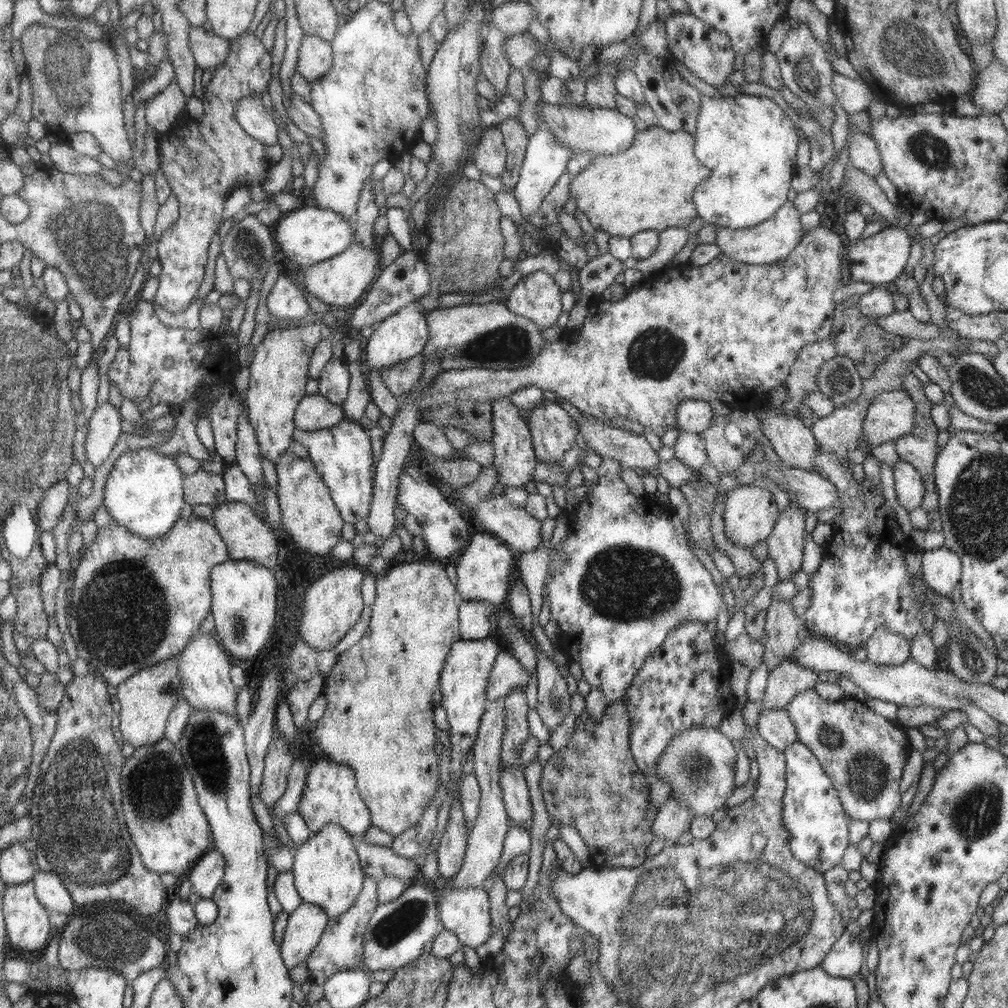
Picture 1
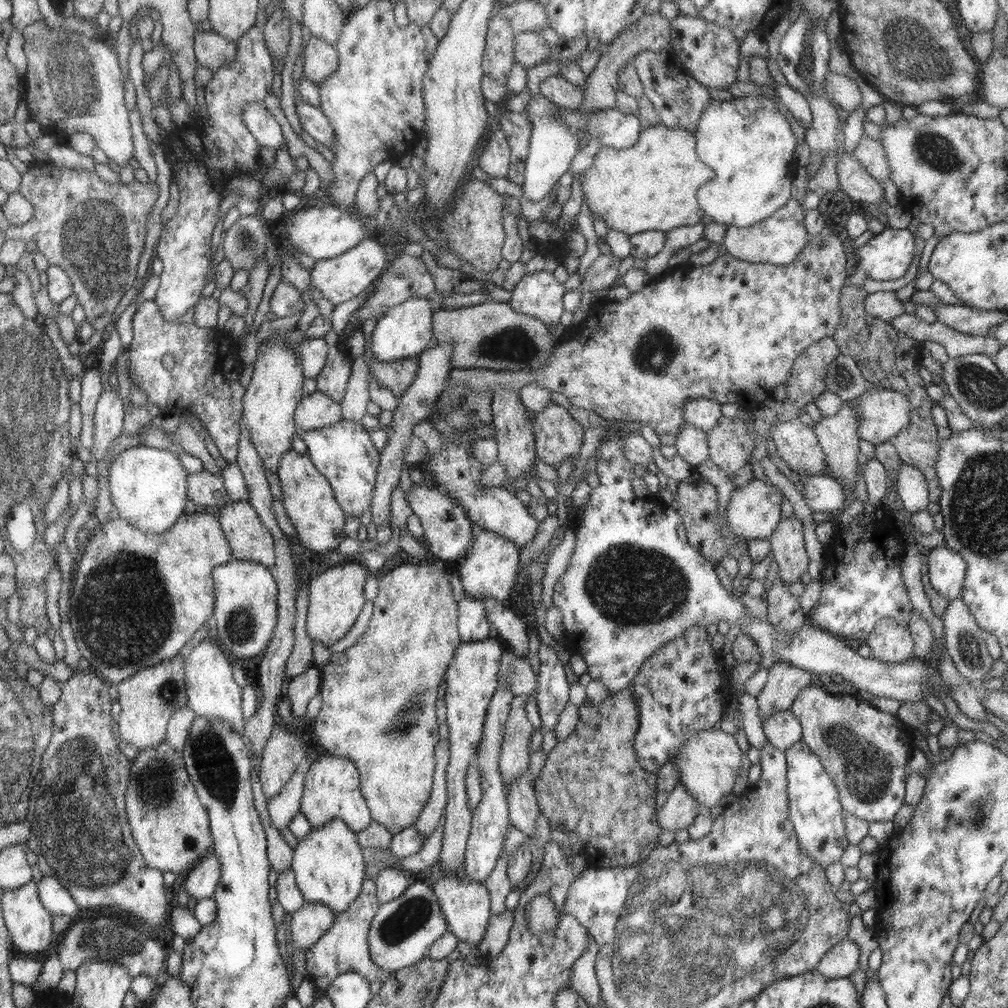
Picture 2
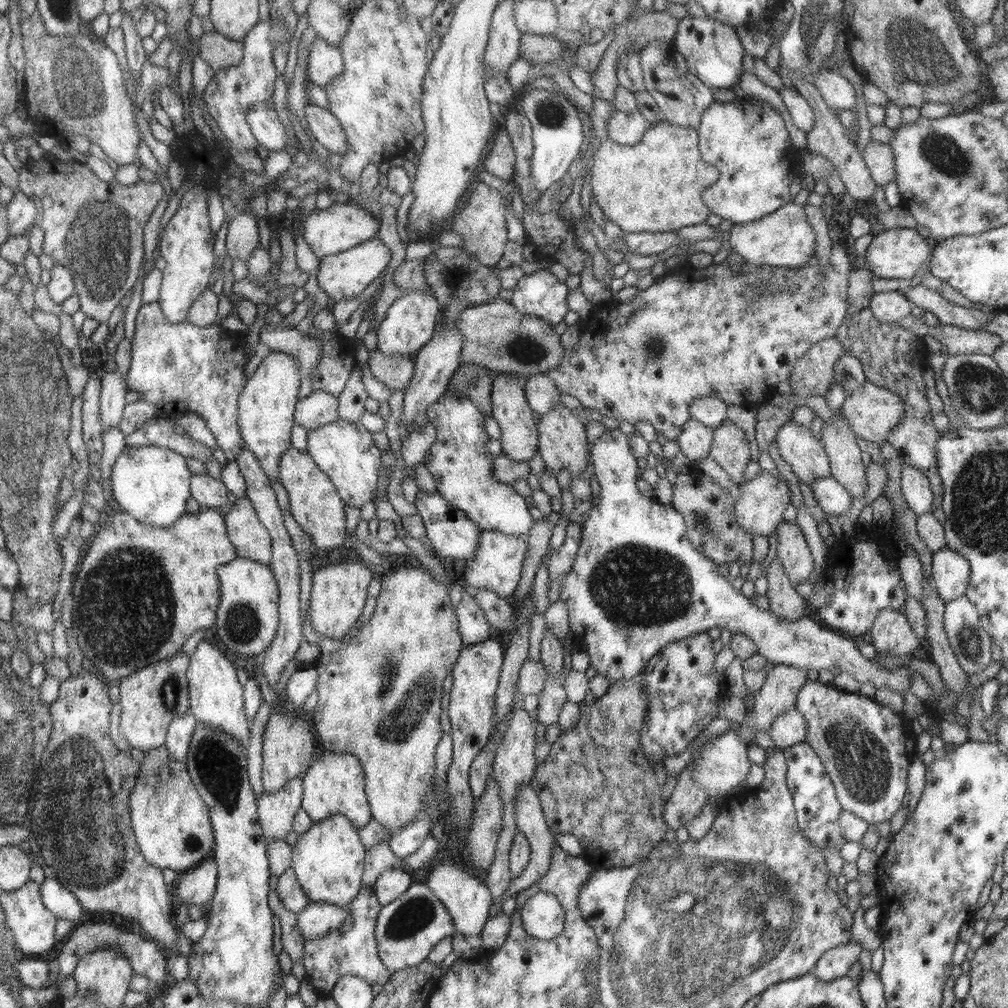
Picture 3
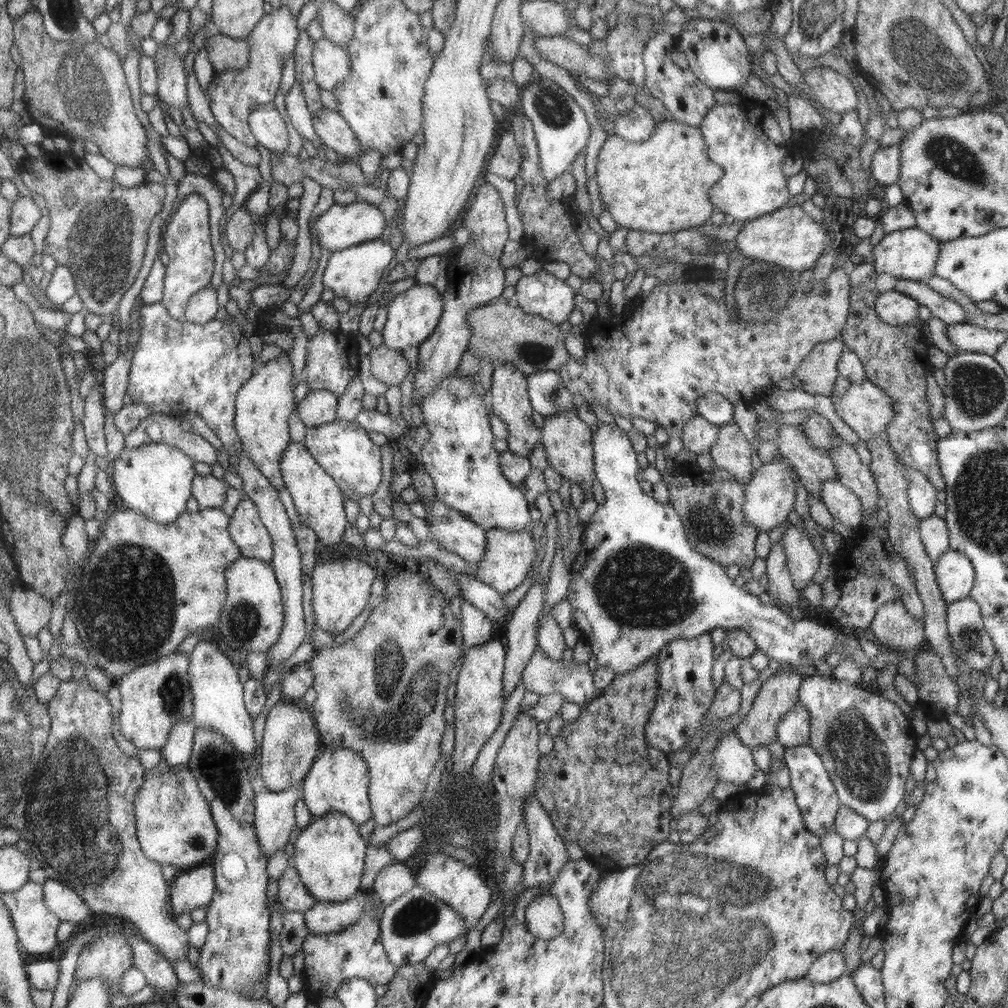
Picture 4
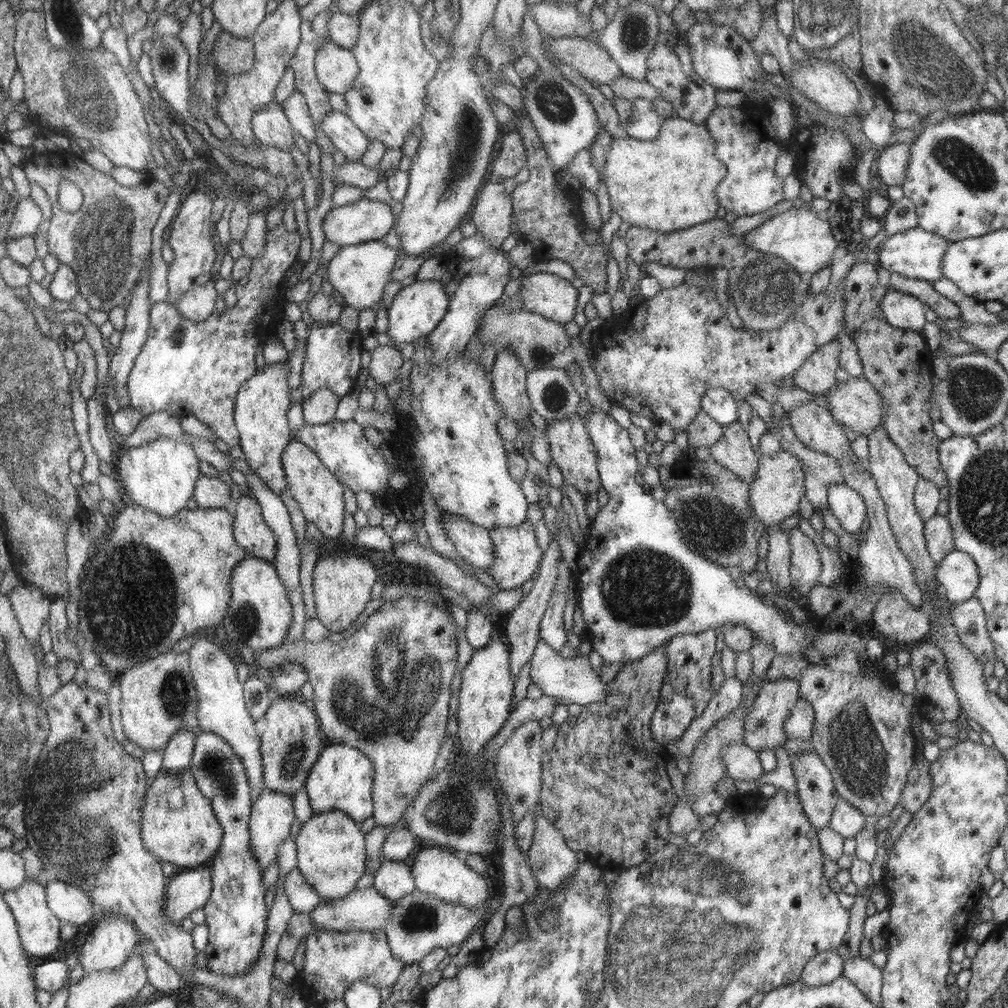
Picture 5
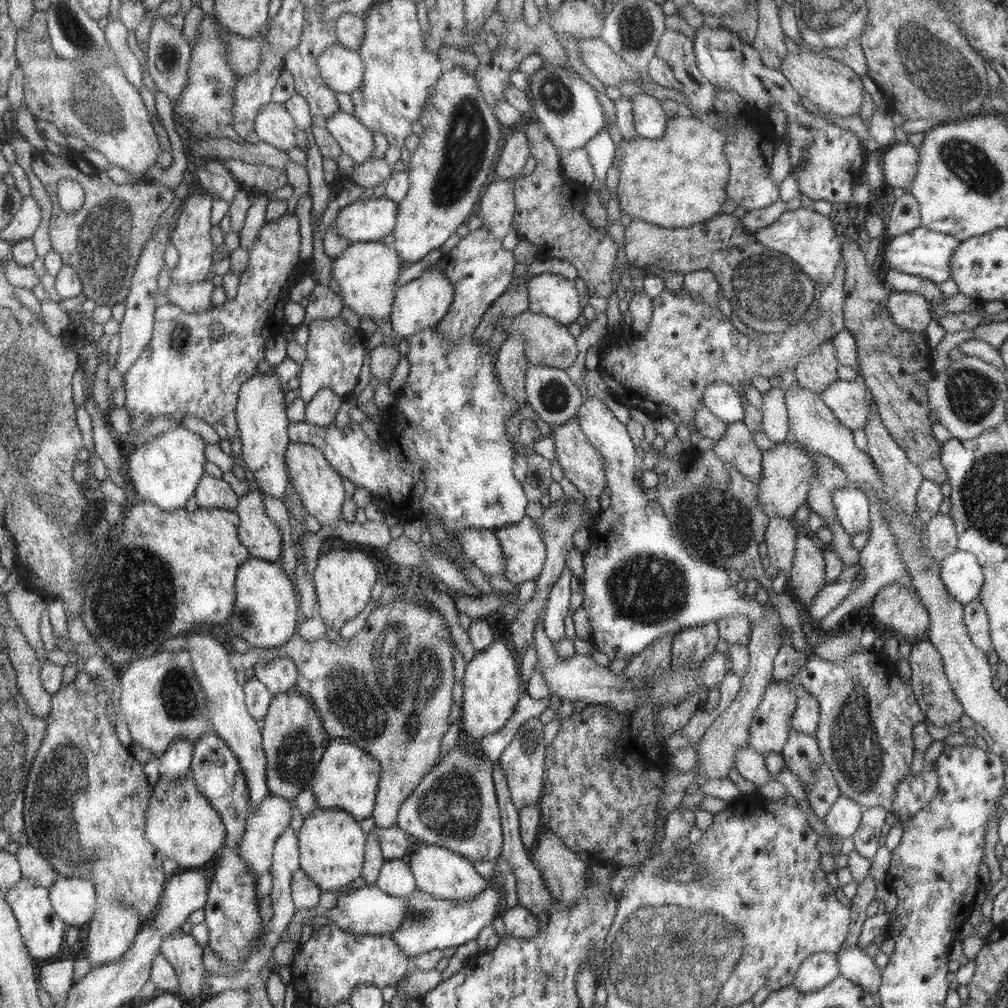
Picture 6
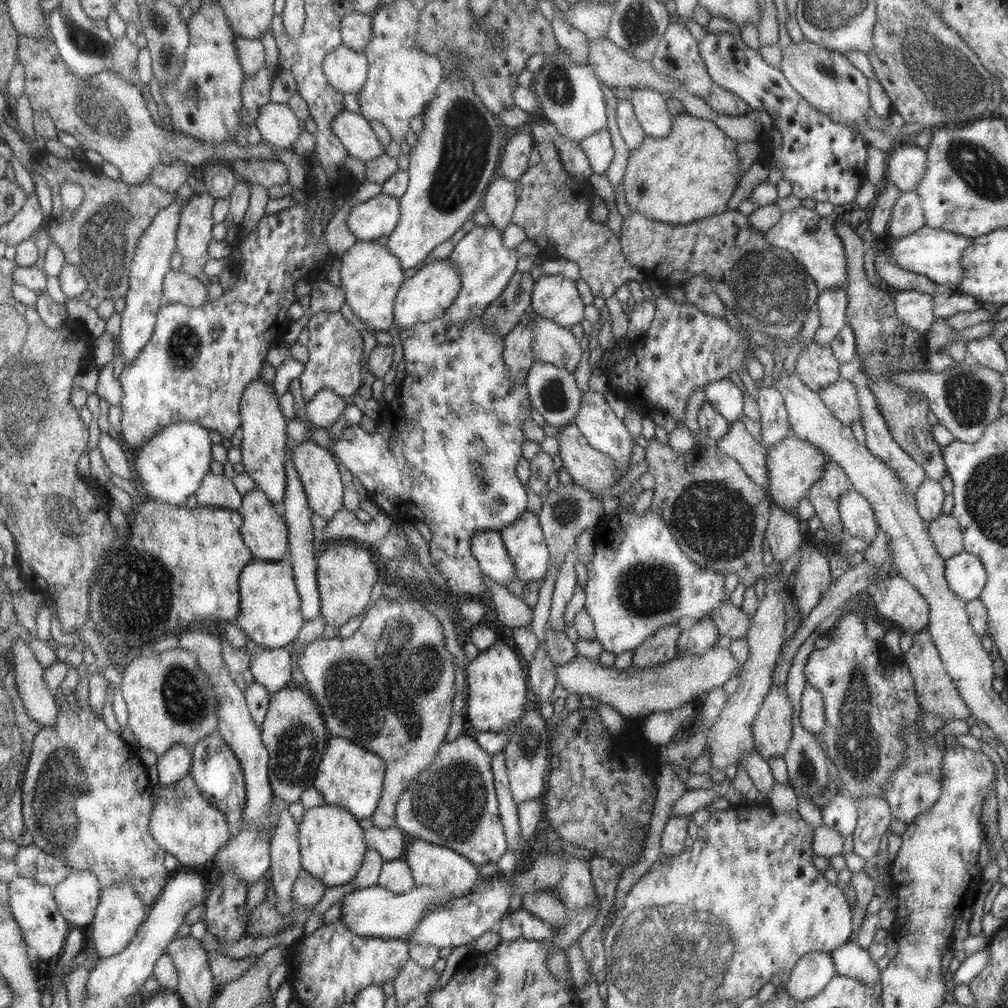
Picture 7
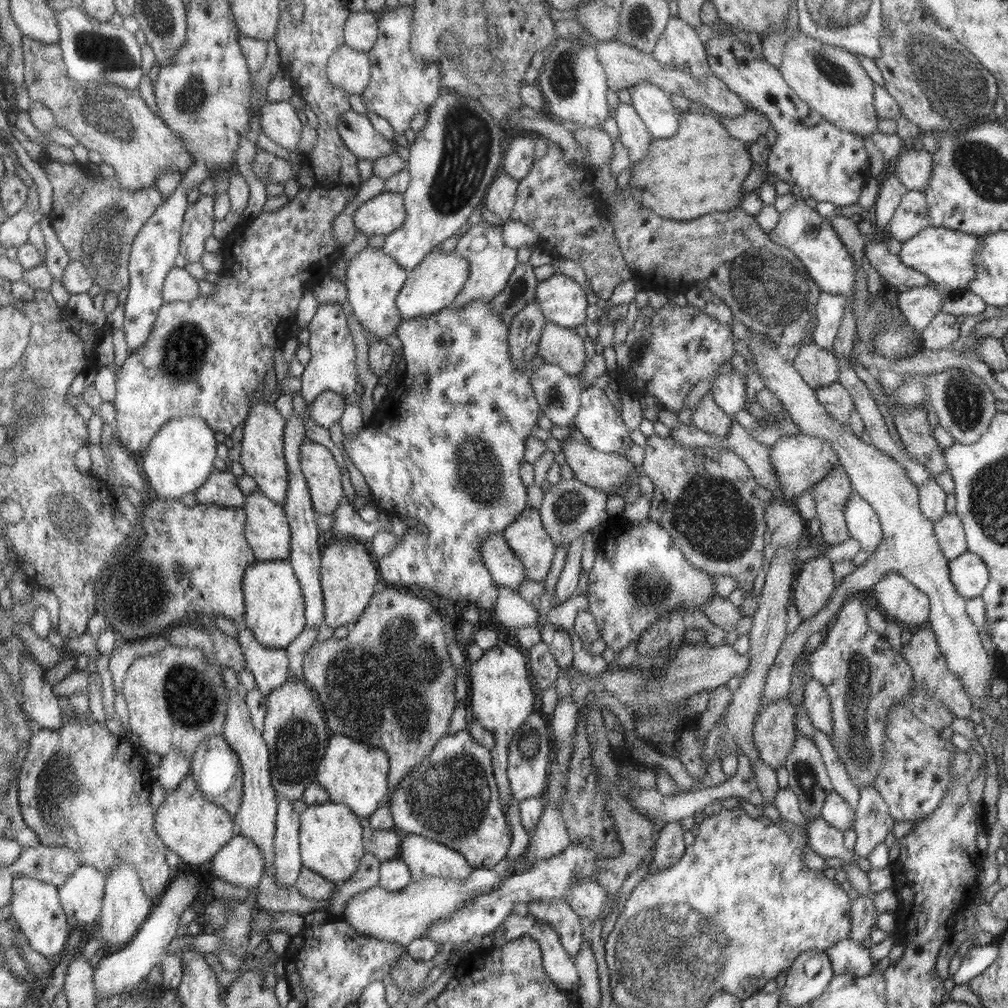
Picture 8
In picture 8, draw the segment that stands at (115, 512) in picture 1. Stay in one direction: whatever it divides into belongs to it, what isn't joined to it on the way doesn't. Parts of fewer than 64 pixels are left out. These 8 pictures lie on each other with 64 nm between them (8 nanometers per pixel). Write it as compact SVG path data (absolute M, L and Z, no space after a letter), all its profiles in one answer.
M182 417L167 422L151 441L148 449L139 454L144 475L151 483L152 497L182 500L187 494L196 493L207 484L214 473L216 440L214 432L203 418Z

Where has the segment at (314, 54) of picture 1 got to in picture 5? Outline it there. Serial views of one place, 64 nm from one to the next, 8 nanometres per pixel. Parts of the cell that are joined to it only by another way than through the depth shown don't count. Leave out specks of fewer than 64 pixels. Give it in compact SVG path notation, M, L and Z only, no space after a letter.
M327 42L315 58L315 71L326 90L344 94L353 87L357 77L358 61L352 50L344 49L334 42Z

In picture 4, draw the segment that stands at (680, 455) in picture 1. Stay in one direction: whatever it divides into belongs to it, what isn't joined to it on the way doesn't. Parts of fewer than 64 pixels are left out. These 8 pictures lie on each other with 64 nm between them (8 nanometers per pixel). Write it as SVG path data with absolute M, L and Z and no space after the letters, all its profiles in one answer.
M696 415L687 422L680 437L683 448L697 456L709 452L716 444L718 434L719 427L715 423L708 422L708 419Z

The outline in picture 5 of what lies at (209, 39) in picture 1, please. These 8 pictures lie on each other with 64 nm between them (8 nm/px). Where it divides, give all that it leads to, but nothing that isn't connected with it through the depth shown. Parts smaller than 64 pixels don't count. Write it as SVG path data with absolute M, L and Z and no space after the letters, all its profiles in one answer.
M228 33L218 34L212 55L220 70L232 74L249 72L256 60L252 40L236 38Z

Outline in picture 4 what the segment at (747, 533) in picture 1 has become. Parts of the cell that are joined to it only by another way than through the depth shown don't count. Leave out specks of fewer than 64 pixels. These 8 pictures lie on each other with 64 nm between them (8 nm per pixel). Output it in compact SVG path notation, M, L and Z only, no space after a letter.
M781 456L781 460L770 463L762 463L759 470L753 472L753 478L746 483L747 502L744 505L743 514L747 516L748 523L756 529L770 533L773 528L780 526L786 519L790 511L794 510L794 502L796 500L796 482L794 478L798 477L794 467L790 461Z

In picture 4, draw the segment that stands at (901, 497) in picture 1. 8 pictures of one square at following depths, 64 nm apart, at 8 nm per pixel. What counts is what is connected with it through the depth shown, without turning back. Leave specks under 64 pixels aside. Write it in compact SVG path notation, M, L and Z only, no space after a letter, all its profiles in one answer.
M906 467L908 477L908 501L913 513L918 519L928 518L934 515L935 507L938 504L938 491L928 481L928 478L920 472Z

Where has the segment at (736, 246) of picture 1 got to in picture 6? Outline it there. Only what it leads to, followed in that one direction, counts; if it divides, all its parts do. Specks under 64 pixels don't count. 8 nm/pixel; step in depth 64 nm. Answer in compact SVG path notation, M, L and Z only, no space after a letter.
M800 207L796 210L786 211L770 227L761 228L754 233L755 238L758 238L758 241L762 242L764 246L785 254L813 280L818 280L826 285L834 280L835 272L839 269L840 261L843 258L842 244L829 216L824 218L815 210Z

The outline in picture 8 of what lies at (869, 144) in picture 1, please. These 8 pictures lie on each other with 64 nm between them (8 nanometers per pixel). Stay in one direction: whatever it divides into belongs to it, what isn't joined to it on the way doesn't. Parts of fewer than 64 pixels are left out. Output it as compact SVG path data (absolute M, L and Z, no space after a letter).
M909 148L903 150L896 160L895 175L903 182L908 191L922 191L929 183L933 169L930 152Z

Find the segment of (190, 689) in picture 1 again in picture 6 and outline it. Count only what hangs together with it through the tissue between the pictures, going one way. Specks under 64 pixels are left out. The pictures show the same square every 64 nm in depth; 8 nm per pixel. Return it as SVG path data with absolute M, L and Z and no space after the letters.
M204 629L188 634L186 650L191 653L196 677L206 691L207 722L211 722L210 731L219 735L239 757L243 773L247 777L247 785L250 787L250 813L255 813L262 799L270 793L266 784L266 757L262 746L261 730L258 729L257 720L248 712L245 692L243 686L236 681L236 670L230 662L229 652Z

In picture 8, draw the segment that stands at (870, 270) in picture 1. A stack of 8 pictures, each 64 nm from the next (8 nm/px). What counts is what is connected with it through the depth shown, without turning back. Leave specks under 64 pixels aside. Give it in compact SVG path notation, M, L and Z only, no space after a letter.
M930 226L902 243L898 255L903 260L904 266L927 275L933 285L942 288L950 295L965 292L970 281L975 279L974 255L978 246L983 245L982 241L982 236Z

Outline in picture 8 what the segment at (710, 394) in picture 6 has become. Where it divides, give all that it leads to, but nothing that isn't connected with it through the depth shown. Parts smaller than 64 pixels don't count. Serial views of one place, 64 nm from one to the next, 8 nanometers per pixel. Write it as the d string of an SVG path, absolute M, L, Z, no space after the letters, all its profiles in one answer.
M733 369L725 375L718 375L712 381L710 391L723 411L735 418L735 414L745 408L746 379Z

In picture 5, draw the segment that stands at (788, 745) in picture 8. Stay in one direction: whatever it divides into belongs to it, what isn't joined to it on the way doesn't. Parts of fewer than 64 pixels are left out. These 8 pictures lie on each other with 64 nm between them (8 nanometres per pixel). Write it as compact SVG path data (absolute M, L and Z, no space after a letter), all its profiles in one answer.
M779 678L766 680L760 686L757 696L749 713L743 722L744 745L752 747L752 750L775 750L776 747L783 747L788 739L786 732L786 722L791 714L791 709L798 704L802 696L799 690L798 678Z

